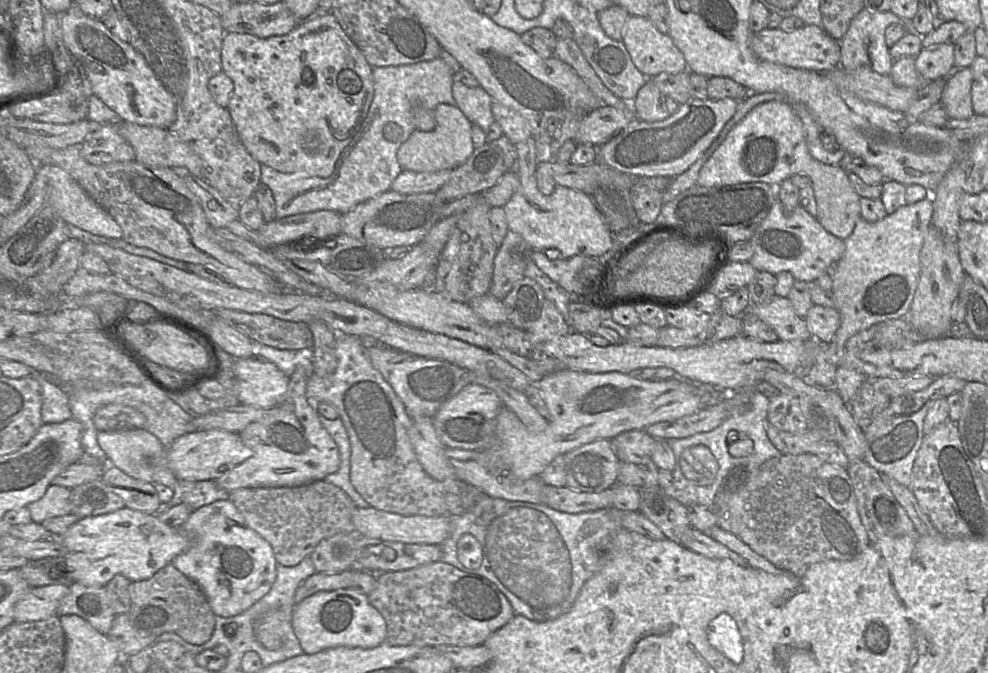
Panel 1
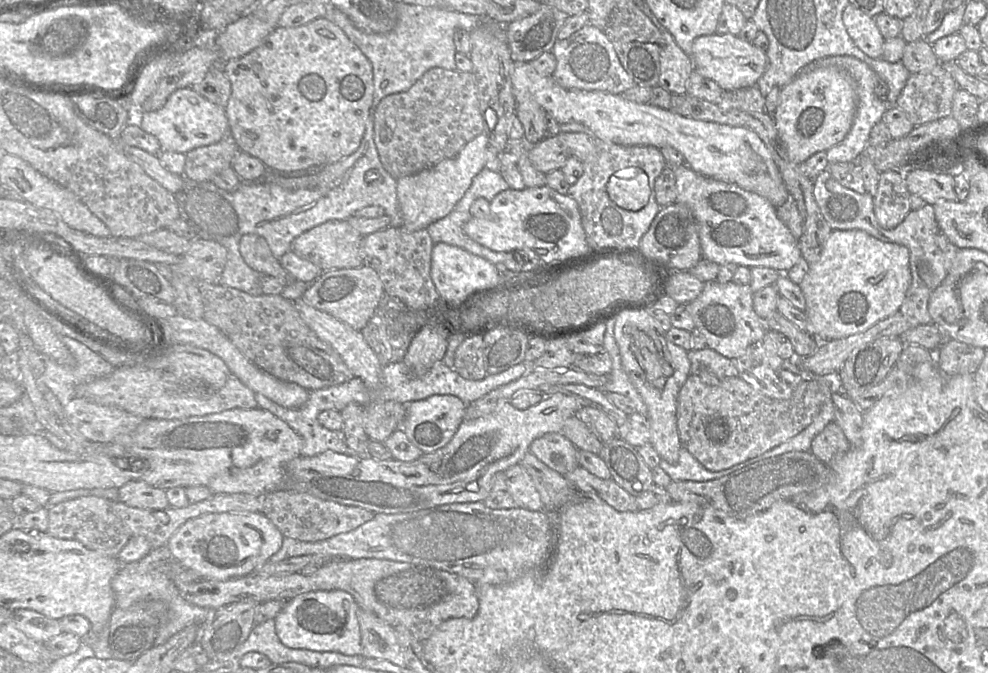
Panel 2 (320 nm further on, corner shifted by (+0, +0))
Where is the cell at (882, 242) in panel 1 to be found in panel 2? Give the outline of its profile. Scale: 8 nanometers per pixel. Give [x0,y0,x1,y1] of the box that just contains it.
[799,230,912,343]

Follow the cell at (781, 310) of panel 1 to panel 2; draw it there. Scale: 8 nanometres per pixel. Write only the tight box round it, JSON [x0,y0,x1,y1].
[685,282,769,359]

